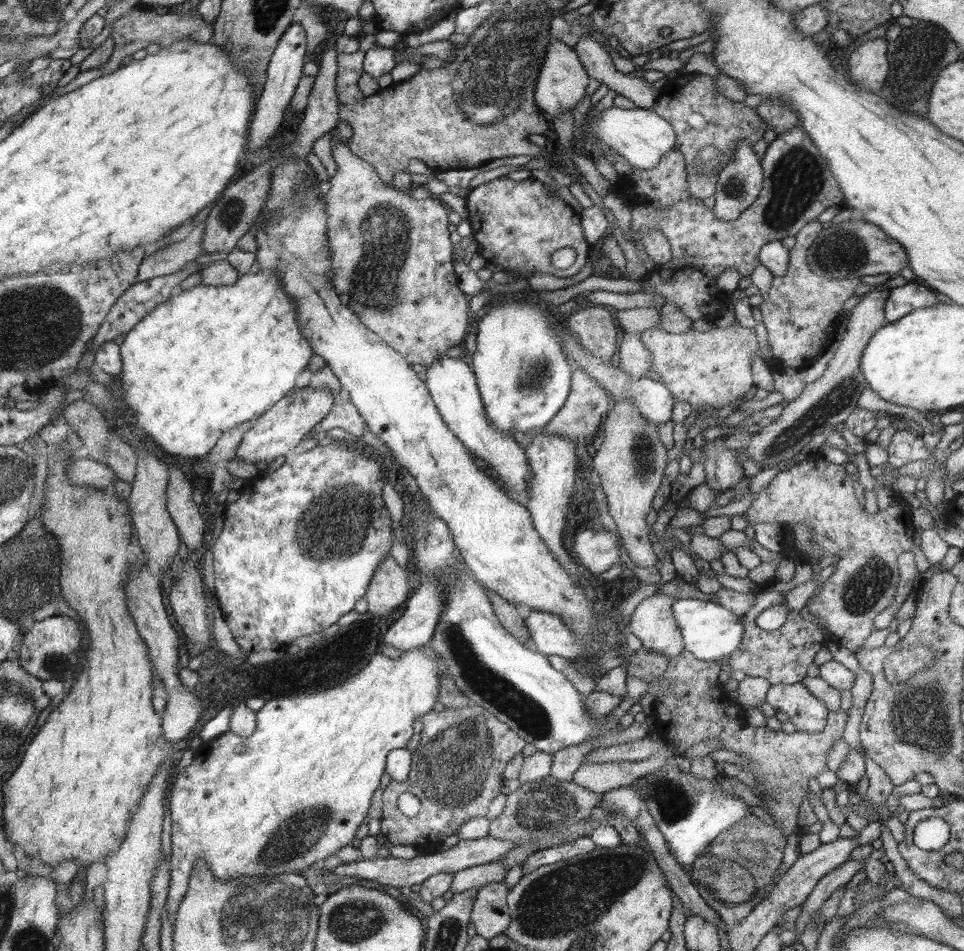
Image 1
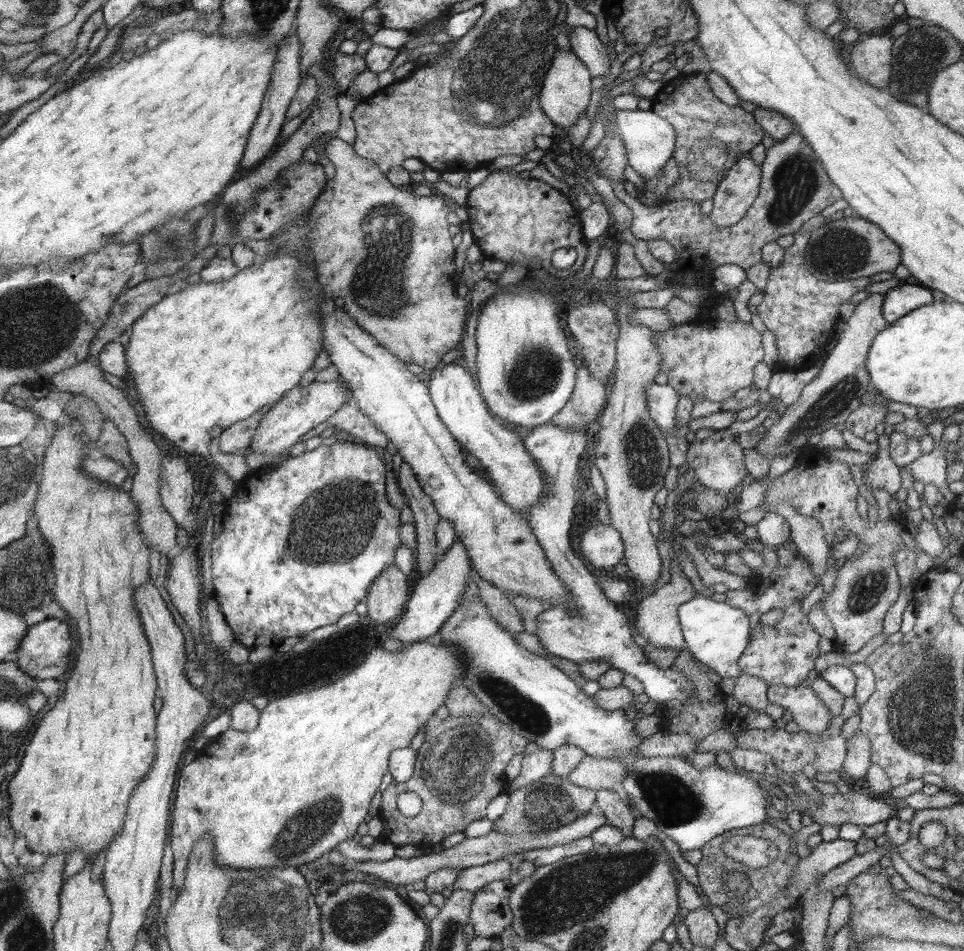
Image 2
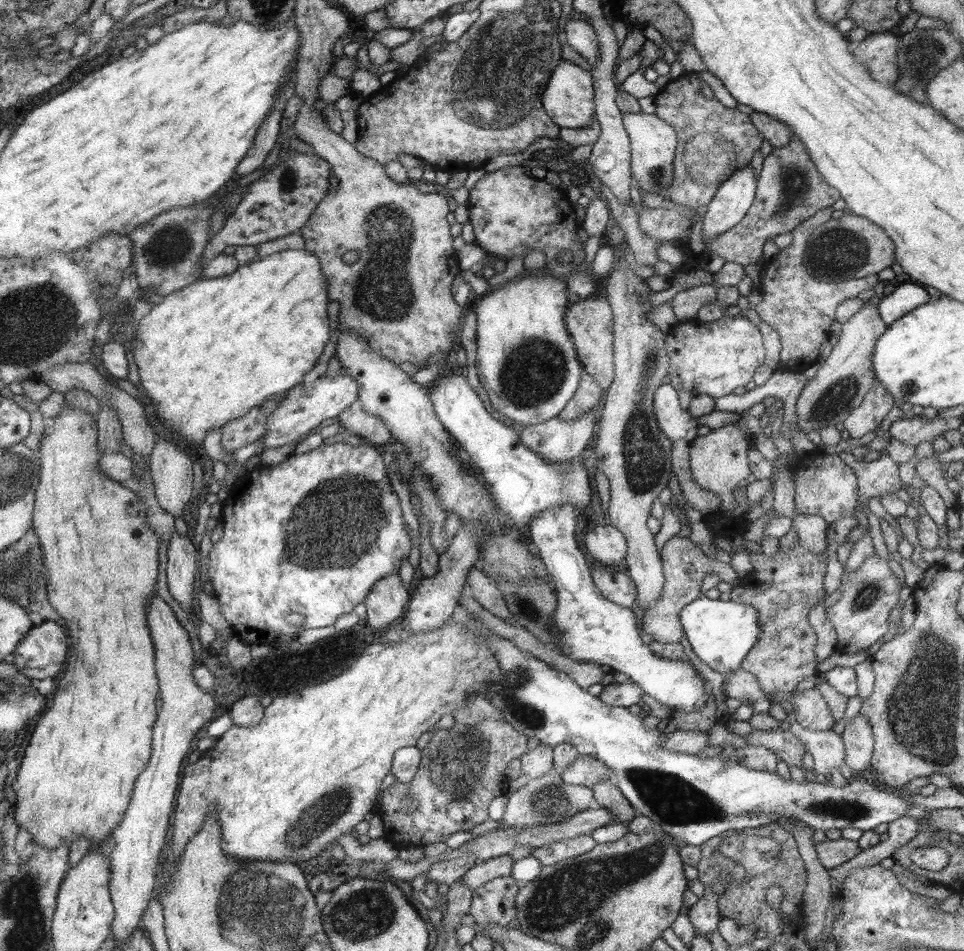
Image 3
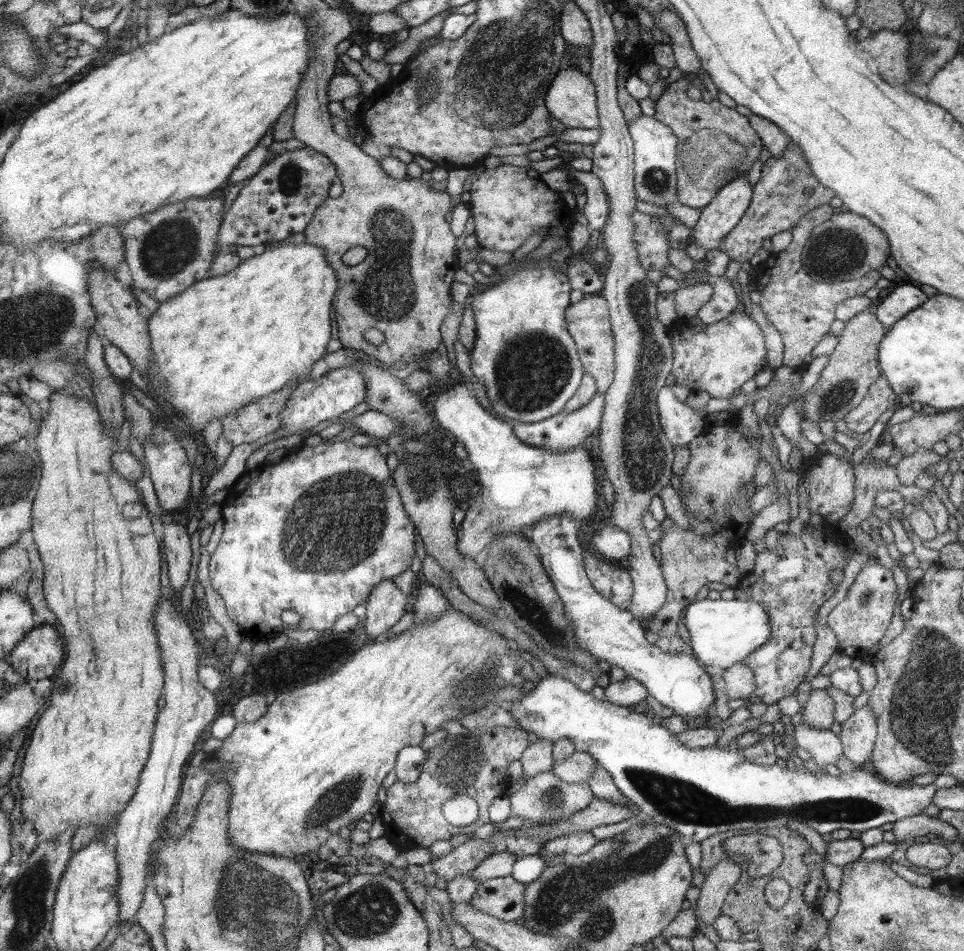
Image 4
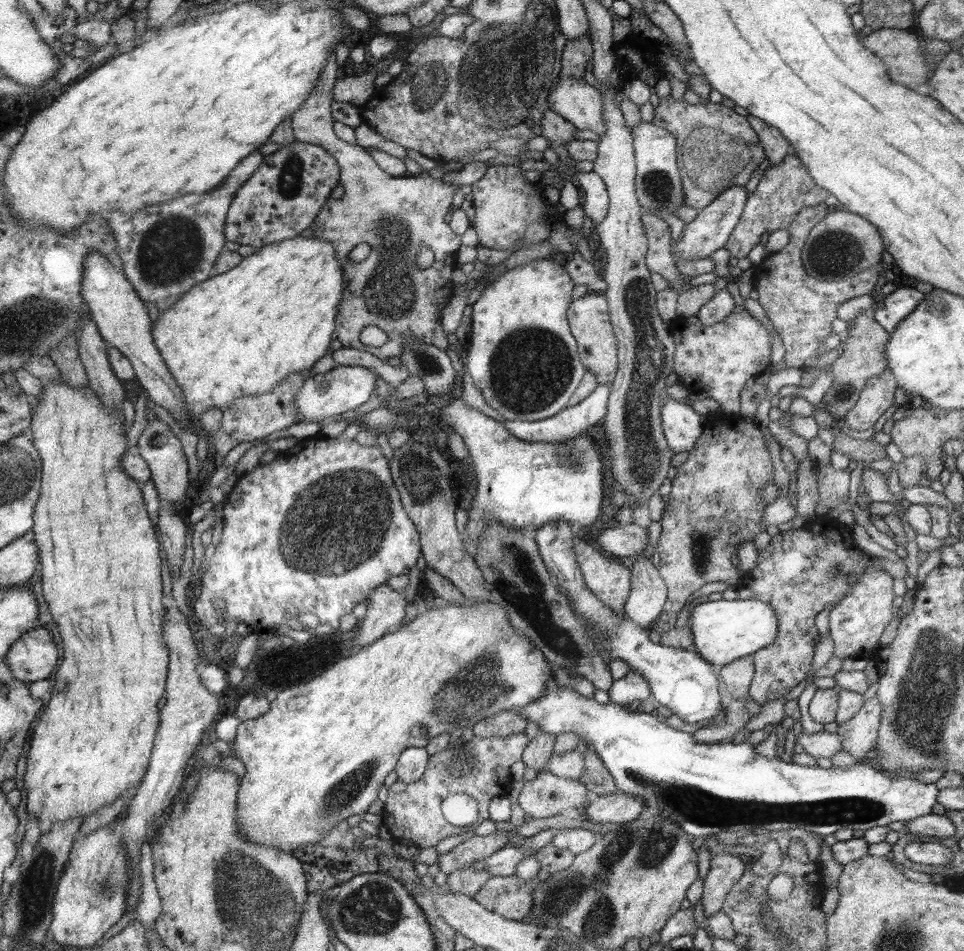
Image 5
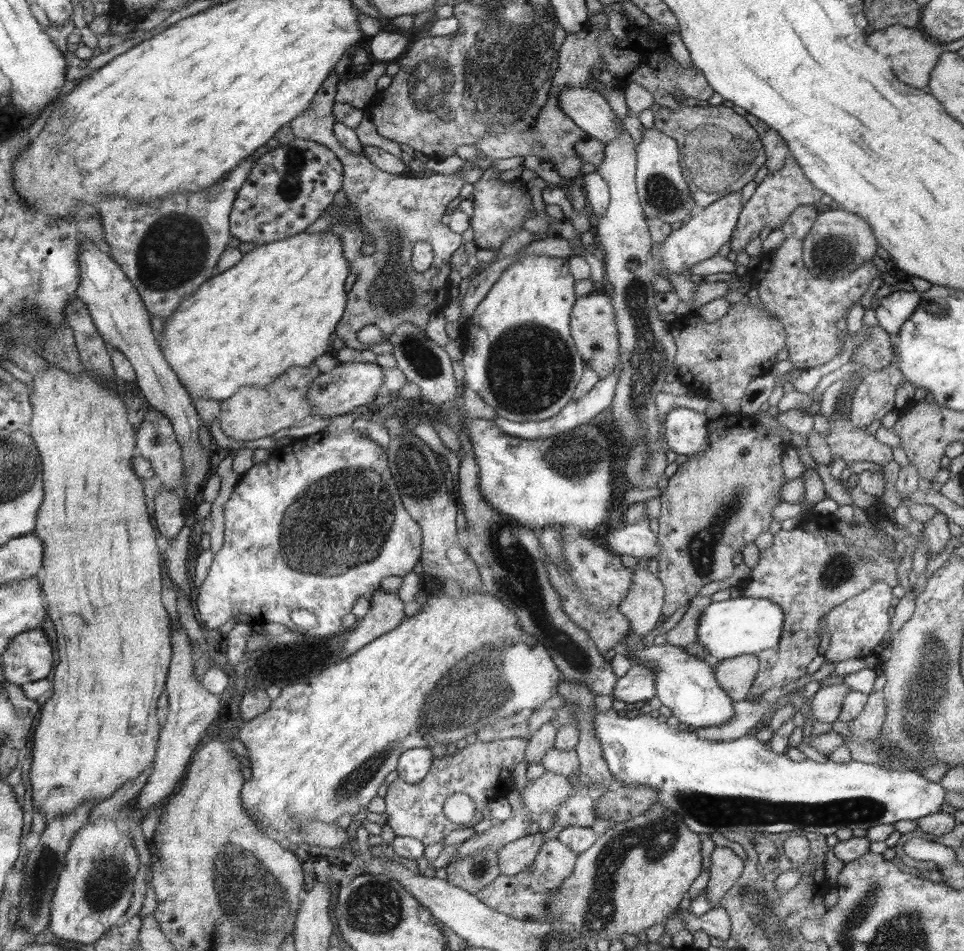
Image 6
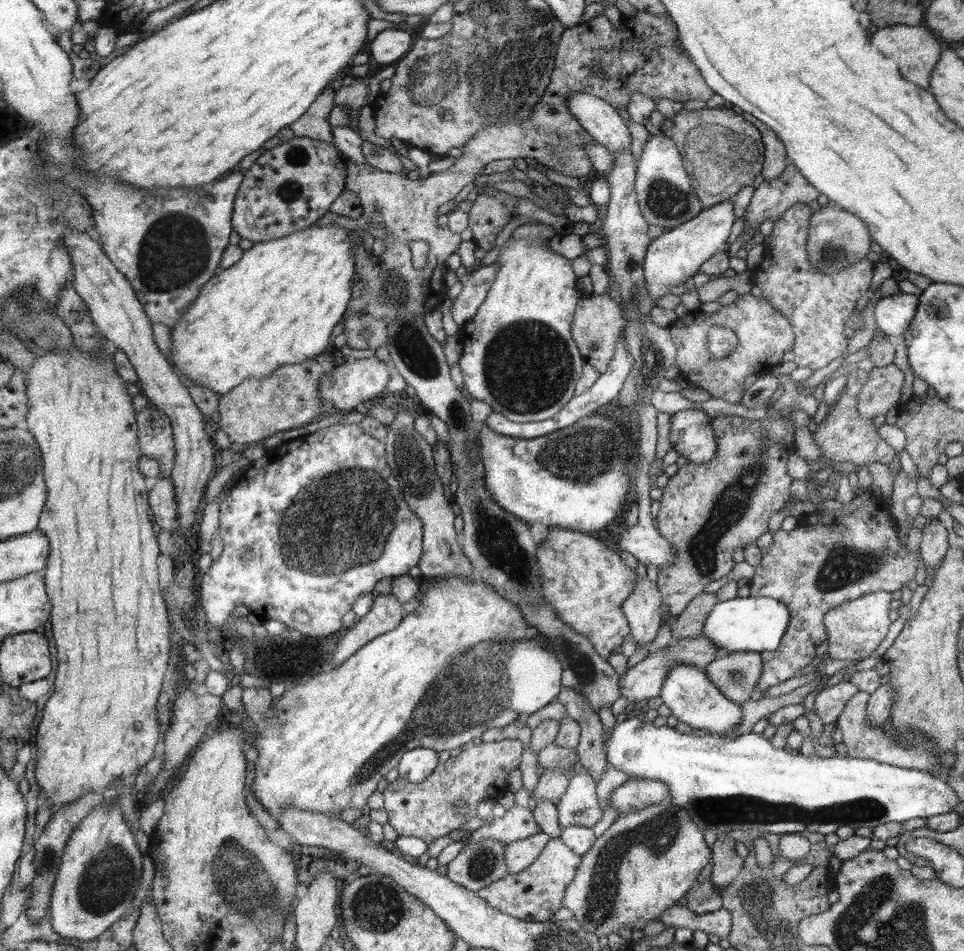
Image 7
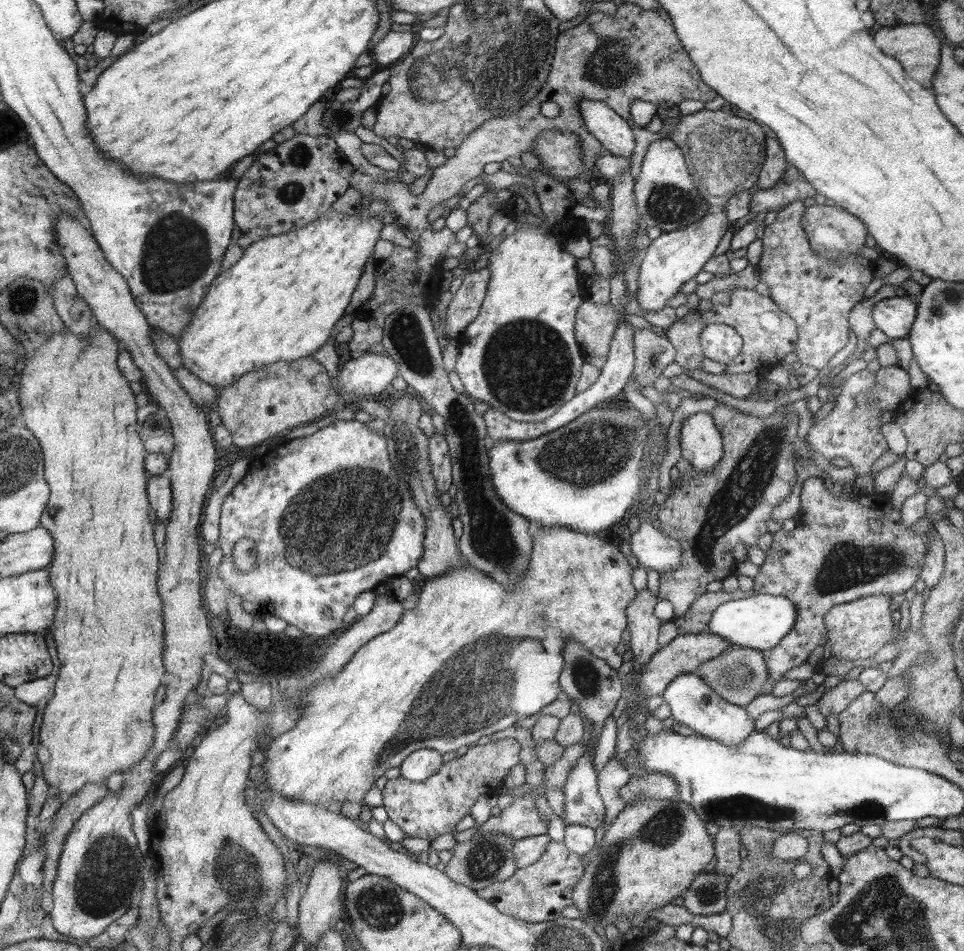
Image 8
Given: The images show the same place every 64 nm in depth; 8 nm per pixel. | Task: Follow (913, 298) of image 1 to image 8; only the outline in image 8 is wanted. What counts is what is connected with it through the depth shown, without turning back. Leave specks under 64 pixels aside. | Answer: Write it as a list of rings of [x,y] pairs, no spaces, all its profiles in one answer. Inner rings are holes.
[[[907,297],[886,298],[878,301],[871,313],[875,328],[887,337],[906,339],[916,318],[916,302]]]

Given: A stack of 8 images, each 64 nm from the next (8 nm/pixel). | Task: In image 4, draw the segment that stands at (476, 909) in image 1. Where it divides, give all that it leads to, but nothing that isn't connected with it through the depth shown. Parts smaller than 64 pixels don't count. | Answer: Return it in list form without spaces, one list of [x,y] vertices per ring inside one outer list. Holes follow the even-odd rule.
[[[512,875],[494,877],[482,881],[476,888],[470,903],[489,916],[502,921],[516,921],[524,915],[524,890],[526,885],[519,883]]]

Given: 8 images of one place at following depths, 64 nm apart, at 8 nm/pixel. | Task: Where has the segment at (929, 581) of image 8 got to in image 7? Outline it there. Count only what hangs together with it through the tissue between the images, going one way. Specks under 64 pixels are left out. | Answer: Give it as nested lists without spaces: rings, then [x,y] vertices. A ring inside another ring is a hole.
[[[935,517],[923,526],[922,541],[918,549],[926,564],[926,574],[932,574],[933,579],[948,548],[948,531],[943,521]]]

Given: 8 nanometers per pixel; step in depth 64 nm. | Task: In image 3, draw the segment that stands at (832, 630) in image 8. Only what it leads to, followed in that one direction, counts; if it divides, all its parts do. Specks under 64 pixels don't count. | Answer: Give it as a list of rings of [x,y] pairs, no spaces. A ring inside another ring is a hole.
[[[876,552],[868,557],[860,567],[855,570],[844,569],[842,575],[842,596],[834,605],[826,608],[828,620],[837,632],[838,651],[854,654],[874,646],[886,632],[888,632],[888,616],[892,608],[900,602],[900,584],[888,564]]]

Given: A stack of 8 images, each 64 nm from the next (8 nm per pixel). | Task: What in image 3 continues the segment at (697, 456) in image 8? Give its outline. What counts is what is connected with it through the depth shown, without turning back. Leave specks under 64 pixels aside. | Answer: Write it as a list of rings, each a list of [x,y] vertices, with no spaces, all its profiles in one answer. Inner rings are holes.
[[[664,384],[655,392],[656,420],[669,440],[690,442],[698,436],[700,423],[688,409],[680,406],[676,391],[670,384]]]

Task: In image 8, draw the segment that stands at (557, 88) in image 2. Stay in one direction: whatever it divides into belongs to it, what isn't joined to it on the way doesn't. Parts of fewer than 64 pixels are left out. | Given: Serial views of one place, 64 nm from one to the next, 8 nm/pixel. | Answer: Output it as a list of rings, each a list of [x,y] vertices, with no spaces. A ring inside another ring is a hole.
[[[584,101],[579,104],[587,129],[602,143],[604,149],[614,156],[629,159],[634,152],[634,132],[627,120],[606,103]]]

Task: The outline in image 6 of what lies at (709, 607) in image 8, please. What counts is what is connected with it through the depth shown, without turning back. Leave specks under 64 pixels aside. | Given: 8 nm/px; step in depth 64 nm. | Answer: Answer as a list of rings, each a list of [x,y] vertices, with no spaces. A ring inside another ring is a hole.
[[[696,595],[680,613],[680,621],[666,632],[666,643],[686,649],[698,640],[698,620],[712,602],[706,595]]]

